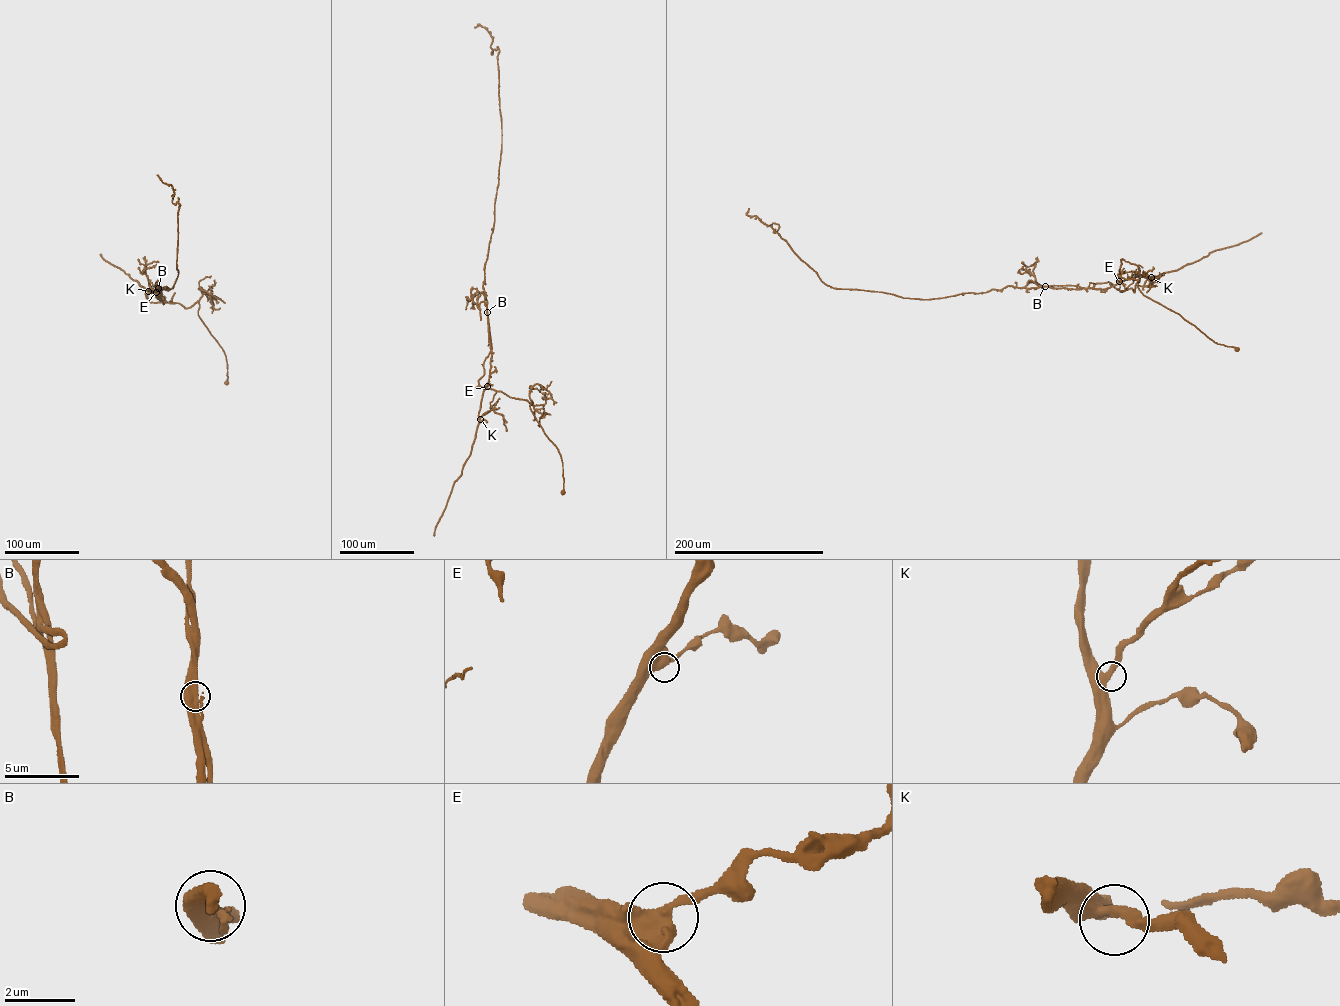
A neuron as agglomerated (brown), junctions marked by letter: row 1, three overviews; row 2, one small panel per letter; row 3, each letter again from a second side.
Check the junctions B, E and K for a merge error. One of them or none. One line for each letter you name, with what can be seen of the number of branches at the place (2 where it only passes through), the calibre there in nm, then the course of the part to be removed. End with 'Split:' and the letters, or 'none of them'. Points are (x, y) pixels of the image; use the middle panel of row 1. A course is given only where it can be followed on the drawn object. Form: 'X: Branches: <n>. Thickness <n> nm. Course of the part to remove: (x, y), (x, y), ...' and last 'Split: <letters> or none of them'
B: Branches: 2. Thickness 600 nm. Course of the part to remove: (487, 312), (492, 348), (479, 385), (531, 402), (533, 414), (561, 456), (562, 493)
Split: B

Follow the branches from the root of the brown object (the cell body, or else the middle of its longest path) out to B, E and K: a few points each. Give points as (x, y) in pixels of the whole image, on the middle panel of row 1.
B: (562, 491), (561, 455), (533, 414), (531, 402), (479, 385), (491, 351), (487, 312)
E: (562, 491), (561, 455), (533, 414), (531, 402), (479, 385), (491, 351), (487, 386)
K: (562, 491), (561, 455), (533, 414), (531, 402), (479, 385), (491, 351), (480, 419)

